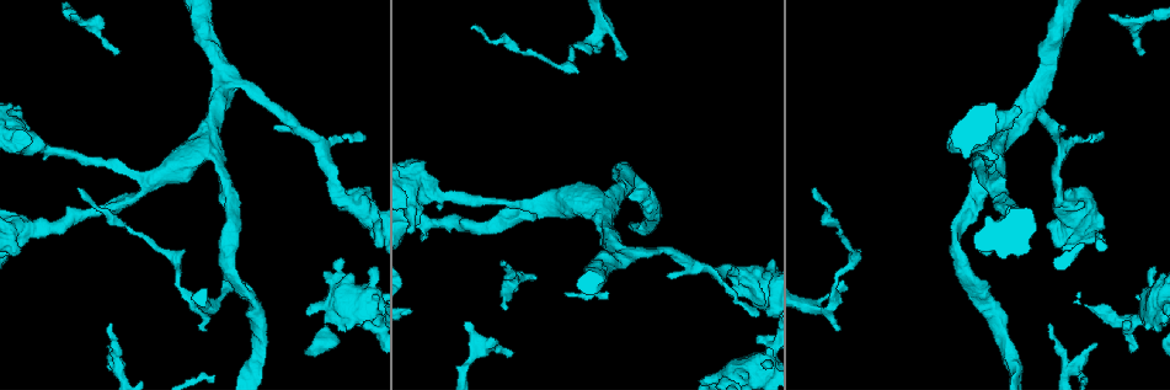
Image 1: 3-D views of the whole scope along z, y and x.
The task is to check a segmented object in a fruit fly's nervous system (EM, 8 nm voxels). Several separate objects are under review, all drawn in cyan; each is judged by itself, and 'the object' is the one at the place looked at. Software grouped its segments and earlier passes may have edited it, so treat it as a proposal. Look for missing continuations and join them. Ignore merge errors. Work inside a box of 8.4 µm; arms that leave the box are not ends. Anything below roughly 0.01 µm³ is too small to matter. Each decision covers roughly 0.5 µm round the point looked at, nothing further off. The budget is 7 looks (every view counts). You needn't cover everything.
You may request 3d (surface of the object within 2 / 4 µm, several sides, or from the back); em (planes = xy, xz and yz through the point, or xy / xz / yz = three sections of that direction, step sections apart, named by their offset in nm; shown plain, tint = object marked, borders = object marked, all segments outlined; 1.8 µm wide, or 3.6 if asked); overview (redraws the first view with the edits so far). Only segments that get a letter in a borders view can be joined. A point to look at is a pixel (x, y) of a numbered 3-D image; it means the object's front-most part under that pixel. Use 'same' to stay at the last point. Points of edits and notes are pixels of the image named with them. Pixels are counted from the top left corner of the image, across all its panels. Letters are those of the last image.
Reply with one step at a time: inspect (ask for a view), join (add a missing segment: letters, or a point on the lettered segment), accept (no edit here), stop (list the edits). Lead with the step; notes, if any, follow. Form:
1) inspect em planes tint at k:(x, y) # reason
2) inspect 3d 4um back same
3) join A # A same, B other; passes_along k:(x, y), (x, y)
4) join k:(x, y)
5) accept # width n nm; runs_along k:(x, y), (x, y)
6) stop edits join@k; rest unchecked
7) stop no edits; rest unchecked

inspect 3d 4um at 1:(623, 258) # side arm on a straight run

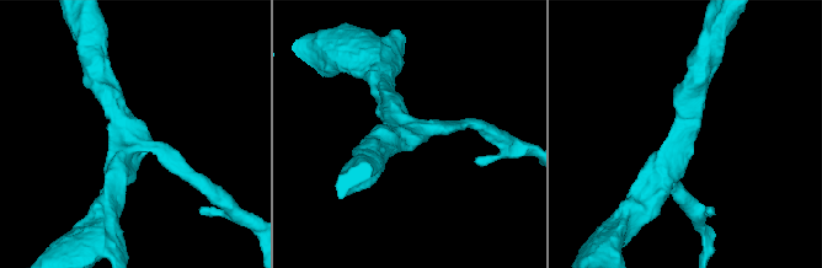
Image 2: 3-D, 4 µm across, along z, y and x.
inspect em yz step 4 tint at 2:(684, 143) # arms 3; arm_widths 170, 320, 340 nm

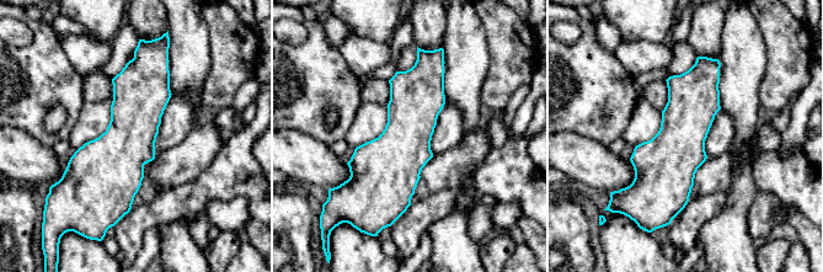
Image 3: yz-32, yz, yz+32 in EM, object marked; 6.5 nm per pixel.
inspect em planes borders same # cut it another way

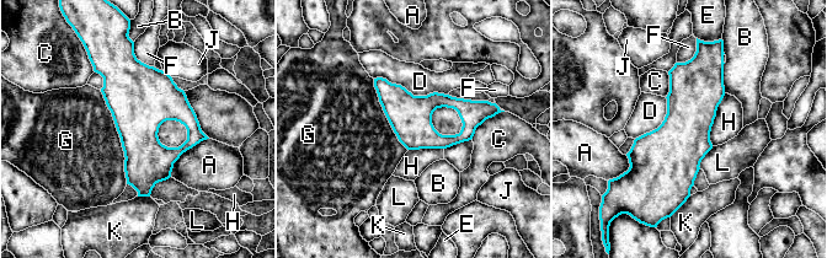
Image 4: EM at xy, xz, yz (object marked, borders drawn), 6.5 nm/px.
accept # A other, B other, C other, D other, E other, F other, G other, H other, J other, K other, L other; none of them fits

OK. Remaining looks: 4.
inspect em xz step 8 tint at 1:(116, 48) # free end

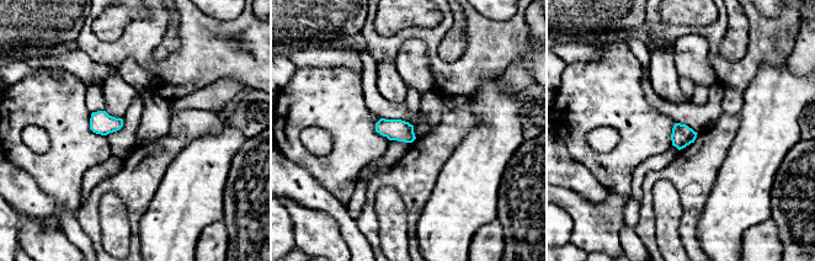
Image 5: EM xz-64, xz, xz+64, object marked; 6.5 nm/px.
inspect em planes borders same

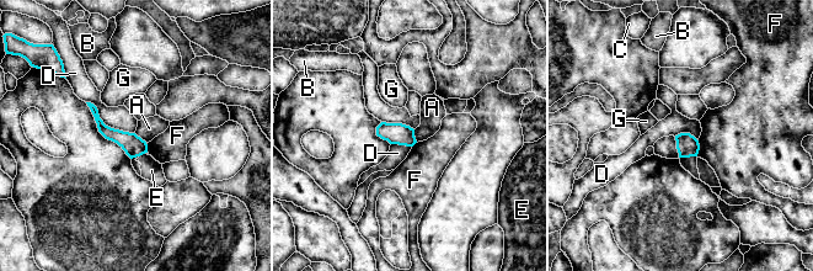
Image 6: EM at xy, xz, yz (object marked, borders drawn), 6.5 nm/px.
accept # width 140 nm; longest_contact D 380 nm; A other, B other, C other, D other, E other, F other, G other; none of them fits

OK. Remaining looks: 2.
inspect em xz step 8 borders at 1:(502, 261) # branch stops here

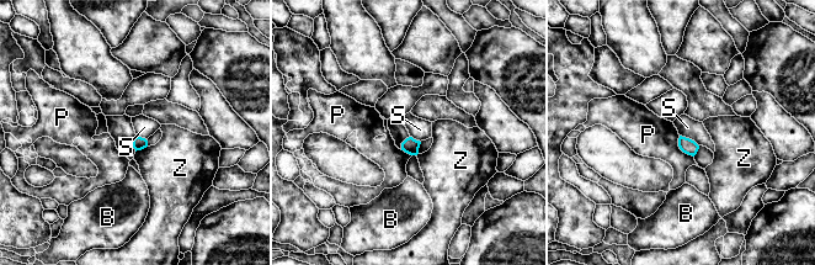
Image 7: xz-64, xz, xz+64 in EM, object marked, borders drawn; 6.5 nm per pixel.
accept # B other, P other, S other, Z other; border 7:(680, 134), (691, 138), (698, 146); no lettered segment goes on from it

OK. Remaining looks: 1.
stop no edits; rest unchecked

